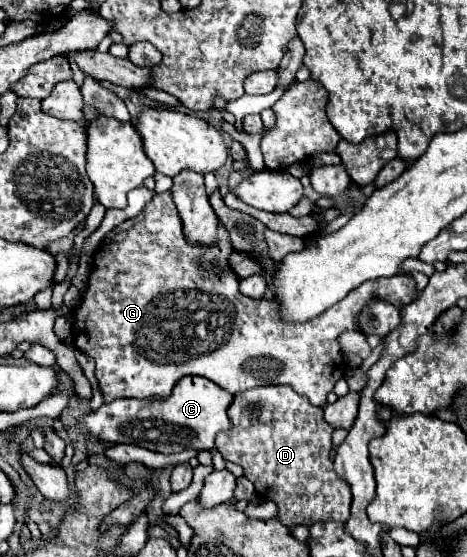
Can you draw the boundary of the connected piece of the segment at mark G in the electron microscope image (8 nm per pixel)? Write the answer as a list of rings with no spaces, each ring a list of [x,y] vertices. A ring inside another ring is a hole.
[[[169,191],[155,195],[137,217],[127,219],[105,235],[93,255],[89,289],[73,311],[71,333],[75,347],[97,363],[95,377],[105,403],[119,397],[165,397],[171,395],[181,377],[199,375],[211,379],[233,395],[263,385],[289,385],[313,405],[323,407],[327,405],[327,393],[333,391],[333,385],[345,375],[345,357],[339,347],[339,335],[343,331],[359,329],[359,315],[367,303],[379,299],[401,309],[419,295],[413,277],[401,273],[391,279],[375,279],[359,285],[347,299],[341,299],[335,307],[329,307],[319,315],[319,319],[299,324],[285,323],[279,318],[276,299],[249,299],[239,293],[239,279],[227,263],[231,253],[229,235],[221,223],[219,243],[215,243],[215,247],[189,245],[183,239],[179,213]]]

